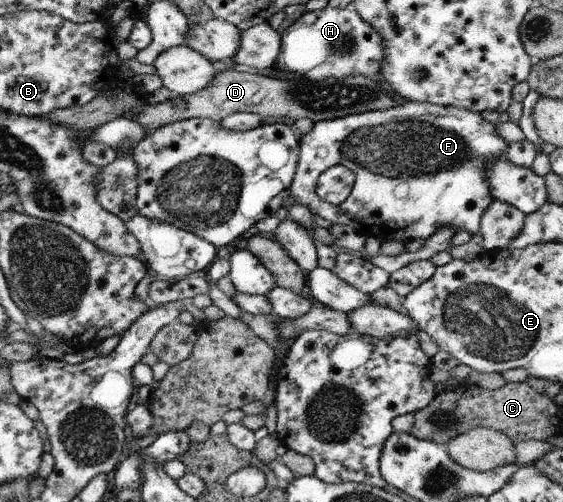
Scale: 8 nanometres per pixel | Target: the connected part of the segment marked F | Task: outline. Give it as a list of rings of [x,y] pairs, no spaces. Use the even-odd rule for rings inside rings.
[[[401,100],[388,109],[314,123],[312,129],[299,140],[295,174],[287,196],[292,203],[304,206],[312,215],[320,216],[332,225],[352,228],[362,239],[374,236],[380,243],[390,240],[400,246],[412,240],[424,241],[438,225],[448,225],[454,230],[463,229],[472,236],[479,231],[480,218],[493,202],[487,186],[486,170],[489,163],[504,157],[507,144],[498,136],[496,126],[481,118],[480,113]],[[335,166],[351,171],[354,177],[349,196],[336,206],[322,201],[315,192],[320,174]]]

